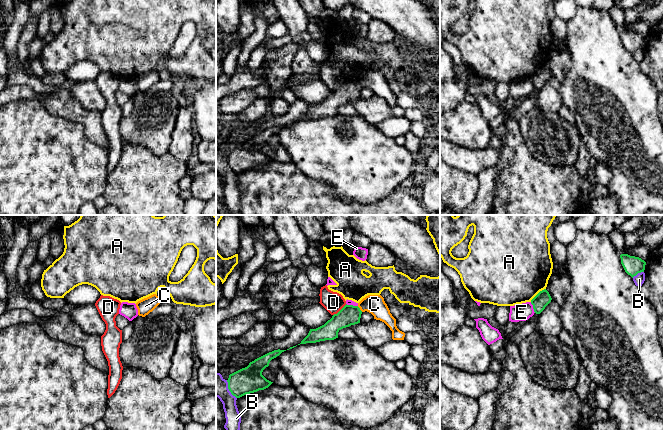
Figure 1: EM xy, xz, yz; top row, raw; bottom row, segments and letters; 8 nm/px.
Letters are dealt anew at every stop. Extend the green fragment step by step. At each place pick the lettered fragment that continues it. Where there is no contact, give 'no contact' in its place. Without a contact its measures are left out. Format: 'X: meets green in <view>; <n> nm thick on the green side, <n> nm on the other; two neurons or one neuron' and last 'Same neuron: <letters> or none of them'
A: meets green in yz; 120 nm thick on the green side, 500 nm on the other; two neurons
B: meets green in yz; 150 nm thick on the green side, 90 nm on the other; two neurons
C: meets green in xz; 160 nm thick on the green side, 160 nm on the other; two neurons
D: meets green in xz; 160 nm thick on the green side, 170 nm on the other; two neurons
E: meets green in yz; 120 nm thick on the green side, 140 nm on the other; two neurons
Same neuron: none of them

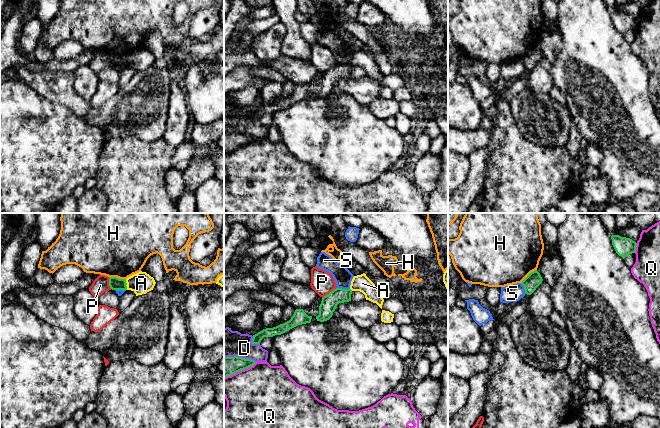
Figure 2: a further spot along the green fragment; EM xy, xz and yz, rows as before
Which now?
A: meets green in xy; 100 nm thick on the green side, 170 nm on the other; two neurons
D: meets green in xz; 80 nm thick on the green side, 240 nm on the other; two neurons
H: meets green in xy; 100 nm thick on the green side, 480 nm on the other; two neurons
P: meets green in xz; 130 nm thick on the green side, 190 nm on the other; two neurons
Q: meets green in yz; 150 nm thick on the green side, 220 nm on the other; two neurons
S: meets green in xz; 130 nm thick on the green side, 140 nm on the other; two neurons
Same neuron: none of them

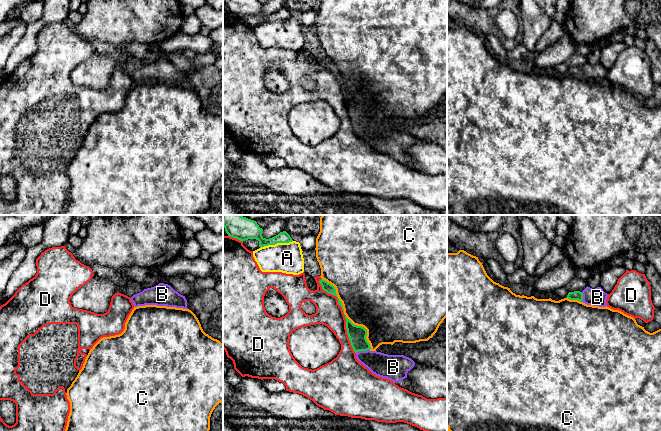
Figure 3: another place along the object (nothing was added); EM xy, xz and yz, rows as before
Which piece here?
A: meets green in xz; 160 nm thick on the green side, 240 nm on the other; two neurons
B: meets green in xz; 140 nm thick on the green side, 190 nm on the other; one neuron
C: meets green in xz; 140 nm thick on the green side, 480 nm on the other; two neurons
D: meets green in xz; 70 nm thick on the green side, 200 nm on the other; two neurons
Same neuron: B

